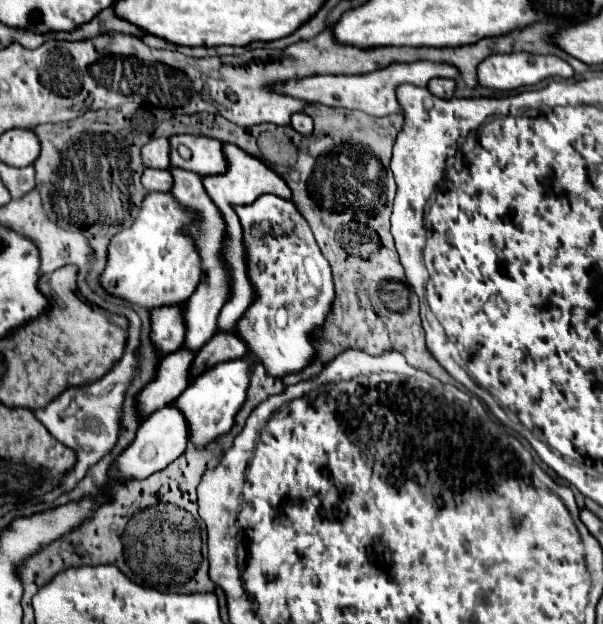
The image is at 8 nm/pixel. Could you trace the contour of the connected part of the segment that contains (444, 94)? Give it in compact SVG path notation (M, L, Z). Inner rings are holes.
M436 78L432 80L432 84L428 84L428 90L440 98L452 98L454 88L456 88L456 80L452 78Z

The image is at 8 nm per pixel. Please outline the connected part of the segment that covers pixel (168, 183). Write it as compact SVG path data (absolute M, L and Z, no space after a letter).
M146 168L144 176L142 176L142 184L148 192L170 192L172 190L172 174L170 168L166 170L156 170L156 168Z

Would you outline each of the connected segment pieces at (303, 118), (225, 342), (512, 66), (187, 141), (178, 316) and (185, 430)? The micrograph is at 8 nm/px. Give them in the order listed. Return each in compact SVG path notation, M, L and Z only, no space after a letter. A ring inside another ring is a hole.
M304 112L292 114L290 126L292 126L296 132L300 132L300 134L312 134L312 118L310 118L308 114L304 114Z
M216 332L216 336L200 348L196 354L196 360L192 364L192 376L198 376L202 370L210 368L216 362L232 360L232 358L244 358L248 356L246 342L236 332Z
M492 54L478 68L480 84L496 90L516 90L534 86L544 78L572 78L574 70L558 56L538 54Z
M172 136L170 138L170 162L174 168L182 170L192 170L200 176L214 176L214 174L224 174L226 172L226 156L222 152L222 142L216 138L208 136ZM184 144L190 148L192 156L184 160L178 154L178 146Z
M184 304L152 310L152 342L160 354L176 352L184 344Z
M168 404L152 412L138 428L136 440L116 460L112 476L122 476L122 480L128 480L128 478L144 478L144 476L150 476L152 472L158 472L160 468L166 468L172 460L184 454L188 446L188 438L190 438L190 426L184 414L174 404Z

